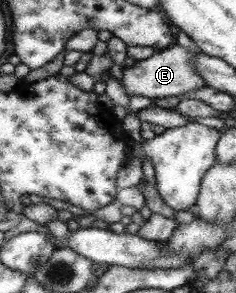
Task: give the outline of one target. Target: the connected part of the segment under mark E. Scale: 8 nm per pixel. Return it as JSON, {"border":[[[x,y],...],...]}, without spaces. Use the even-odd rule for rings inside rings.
{"border":[[[172,44],[168,48],[158,50],[148,59],[135,61],[134,65],[122,69],[121,80],[118,81],[124,88],[124,93],[130,98],[132,95],[146,97],[146,99],[162,99],[179,96],[185,91],[197,90],[204,86],[193,70],[192,59],[196,53]]]}

